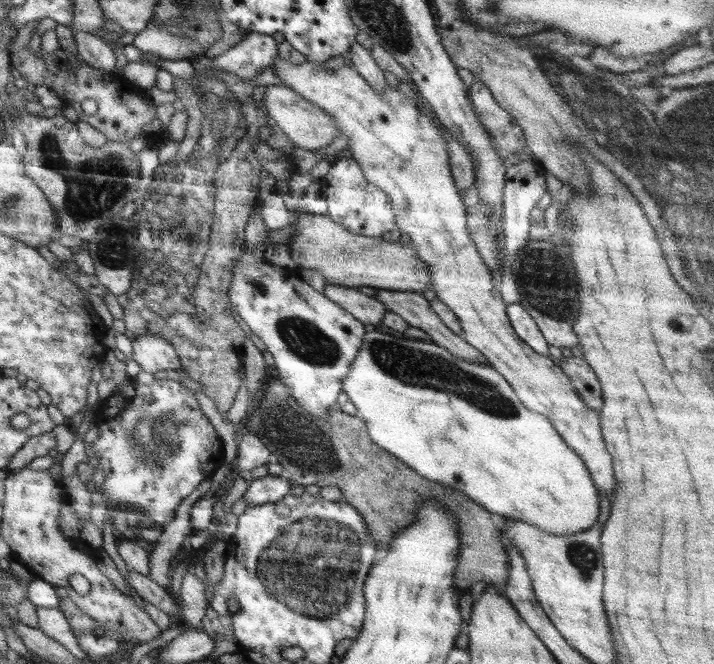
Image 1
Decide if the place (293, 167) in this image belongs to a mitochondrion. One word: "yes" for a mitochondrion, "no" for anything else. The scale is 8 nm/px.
no

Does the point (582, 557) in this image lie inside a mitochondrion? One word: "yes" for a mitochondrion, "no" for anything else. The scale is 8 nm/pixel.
yes

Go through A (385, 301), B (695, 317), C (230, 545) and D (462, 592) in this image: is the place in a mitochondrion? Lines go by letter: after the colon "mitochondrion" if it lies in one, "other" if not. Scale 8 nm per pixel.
A: other
B: mitochondrion
C: other
D: other

